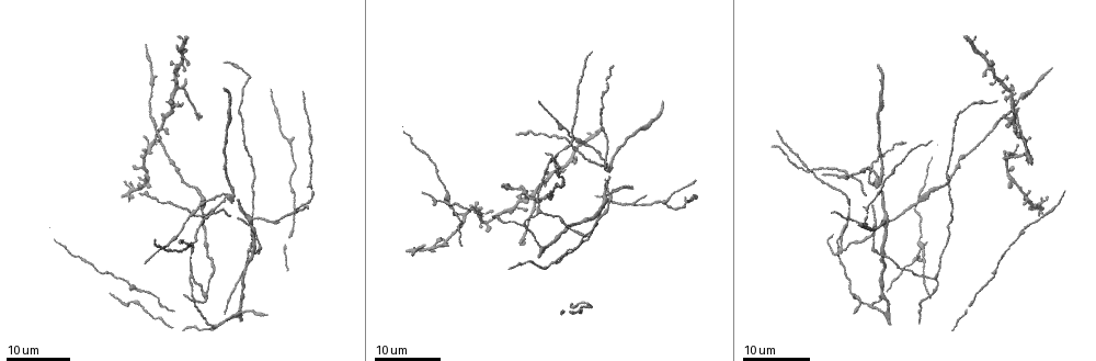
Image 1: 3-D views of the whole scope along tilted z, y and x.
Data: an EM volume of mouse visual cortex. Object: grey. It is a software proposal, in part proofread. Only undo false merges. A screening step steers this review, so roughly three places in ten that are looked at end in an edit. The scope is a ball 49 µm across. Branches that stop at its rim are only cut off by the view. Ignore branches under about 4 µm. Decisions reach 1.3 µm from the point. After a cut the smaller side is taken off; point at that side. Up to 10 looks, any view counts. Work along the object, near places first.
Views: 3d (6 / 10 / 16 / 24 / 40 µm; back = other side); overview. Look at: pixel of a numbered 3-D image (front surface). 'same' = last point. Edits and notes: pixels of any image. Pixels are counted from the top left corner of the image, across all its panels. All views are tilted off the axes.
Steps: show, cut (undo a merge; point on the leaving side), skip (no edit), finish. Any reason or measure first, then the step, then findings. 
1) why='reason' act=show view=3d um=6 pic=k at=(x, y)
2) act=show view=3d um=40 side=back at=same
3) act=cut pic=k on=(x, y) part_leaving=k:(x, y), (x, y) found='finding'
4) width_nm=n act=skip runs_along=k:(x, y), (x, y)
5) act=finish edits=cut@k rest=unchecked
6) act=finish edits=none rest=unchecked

why='three arms meet' act=show view=3d um=16 pic=1 at=(1024, 195)

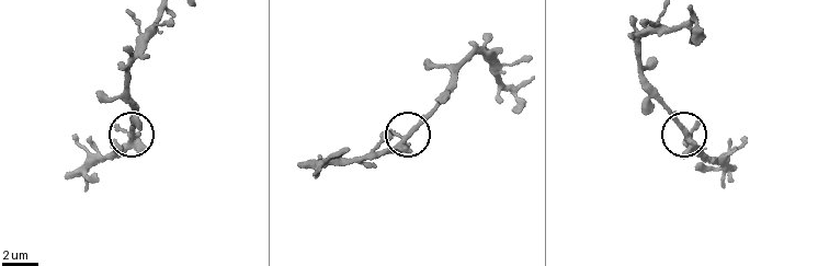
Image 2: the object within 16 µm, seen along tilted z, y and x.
act=show view=3d um=10 pic=2 at=(409, 133)

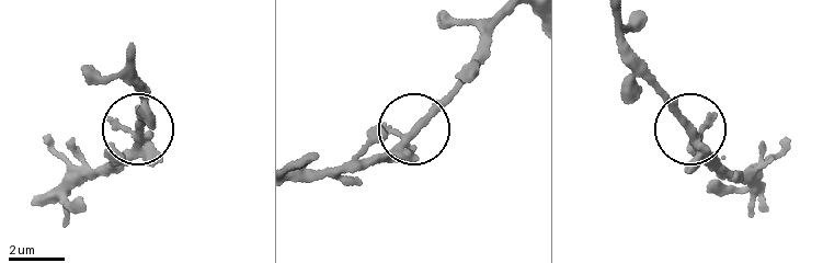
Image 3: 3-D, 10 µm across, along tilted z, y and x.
arms=3 act=skip runs_along=3:(507, 9), (488, 29), (457, 89), (397, 148), (346, 182) found='continuous, no second neuron'

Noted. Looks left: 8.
why='four arms meet' act=show view=3d um=24 pic=1 at=(179, 87)

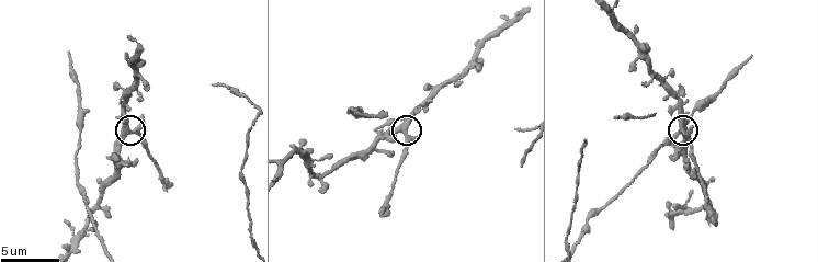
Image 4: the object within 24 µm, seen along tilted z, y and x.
why='closer look' act=show view=3d um=10 pic=4 at=(129, 132)

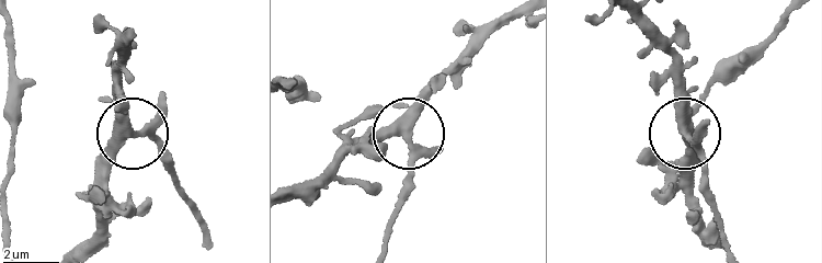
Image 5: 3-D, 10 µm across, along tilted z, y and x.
width_nm=350 act=skip found='all the same neuron'

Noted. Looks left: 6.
act=show view=3d um=24 pic=1 at=(253, 217)

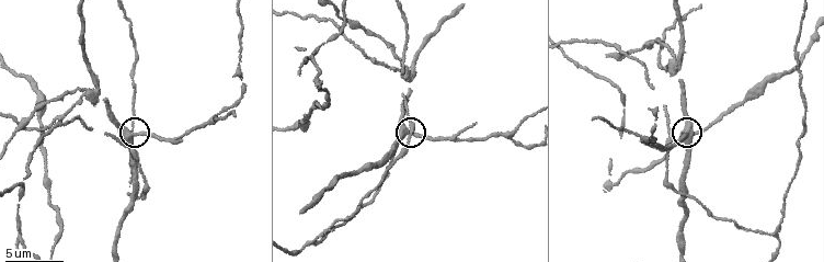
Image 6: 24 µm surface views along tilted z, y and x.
why='closer look' act=show view=3d um=10 pic=6 at=(686, 135)

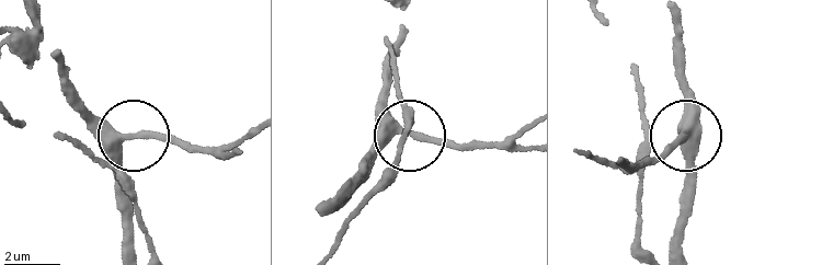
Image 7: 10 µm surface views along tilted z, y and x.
act=show view=3d um=10 side=back pic=7 at=(124, 136)

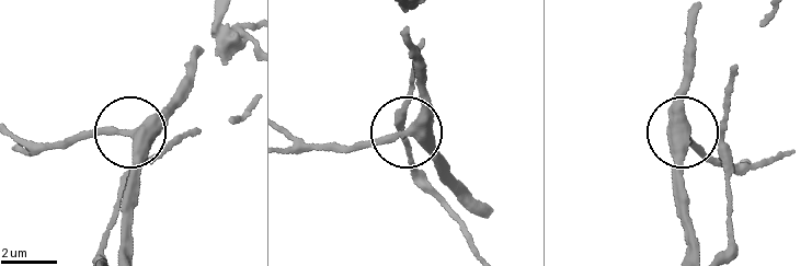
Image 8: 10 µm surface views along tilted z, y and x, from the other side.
side_arm_um=29 act=skip runs_along=8:(128, 246), (132, 134), (182, 100) found='all the same neuron'

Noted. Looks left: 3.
why='looks like a crossing' act=show view=3d um=16 pic=6 at=(139, 188)

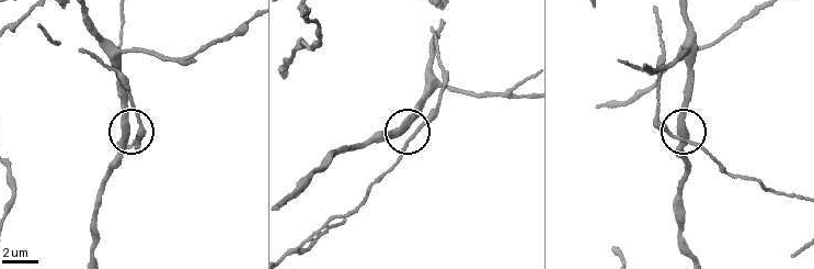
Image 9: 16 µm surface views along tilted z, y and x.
side_arm_um=38 act=skip runs_along=9:(691, 251), (680, 228), (687, 90) found='all the same neuron'

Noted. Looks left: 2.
why='three-way junction' act=show view=3d um=16 pic=6 at=(510, 138)

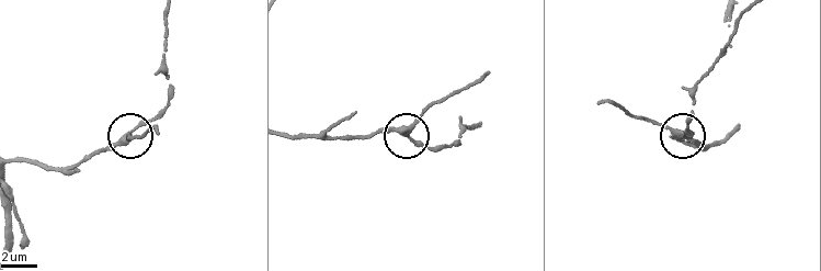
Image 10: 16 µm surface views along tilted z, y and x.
act=skip runs_along=10:(286, 135), (342, 138), (402, 133), (444, 96) found='continuous, no second neuron'

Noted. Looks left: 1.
act=finish edits=none rest=unchecked

